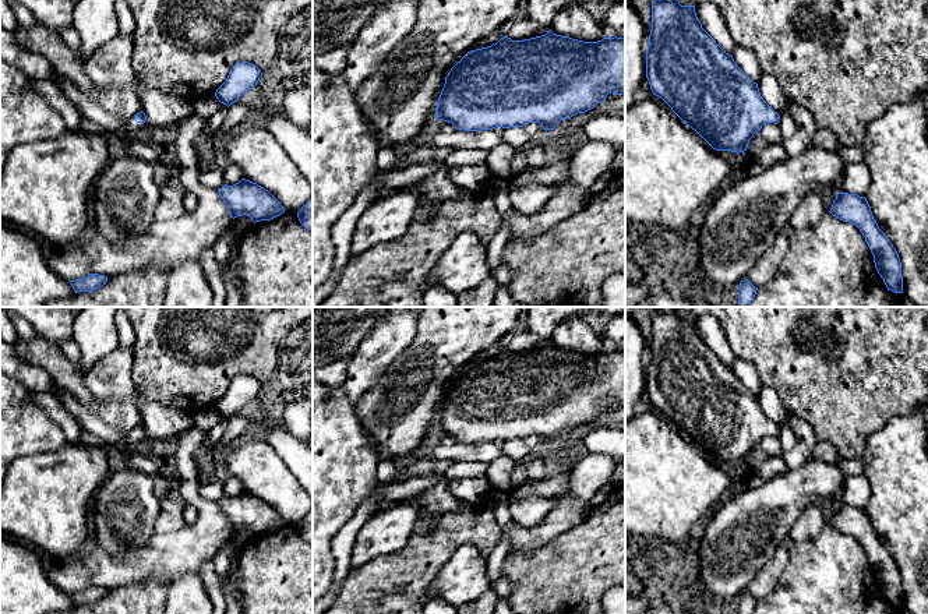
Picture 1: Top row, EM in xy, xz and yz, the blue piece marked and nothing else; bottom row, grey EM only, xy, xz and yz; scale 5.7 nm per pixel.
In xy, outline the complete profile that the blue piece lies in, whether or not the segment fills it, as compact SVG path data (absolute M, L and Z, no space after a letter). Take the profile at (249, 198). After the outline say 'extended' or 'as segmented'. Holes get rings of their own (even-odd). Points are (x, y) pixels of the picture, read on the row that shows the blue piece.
M246 179L233 186L225 184L218 191L233 219L247 215L255 223L271 220L285 212L268 190Z; as segmented

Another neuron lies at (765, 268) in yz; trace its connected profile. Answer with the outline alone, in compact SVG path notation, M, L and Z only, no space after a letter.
M790 227L780 230L770 247L758 258L749 269L747 279L755 286L762 287L768 285L776 275L790 248Z

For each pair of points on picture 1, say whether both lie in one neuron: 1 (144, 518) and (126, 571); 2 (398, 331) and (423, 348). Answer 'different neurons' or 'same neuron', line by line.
1: different neurons
2: different neurons

